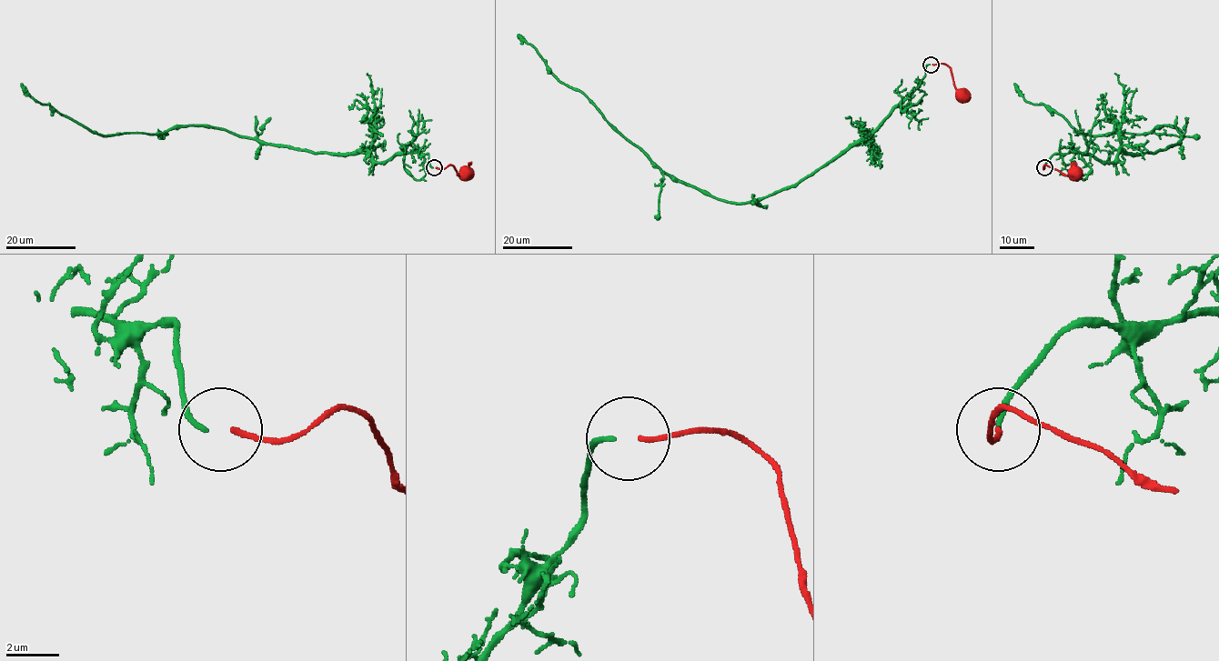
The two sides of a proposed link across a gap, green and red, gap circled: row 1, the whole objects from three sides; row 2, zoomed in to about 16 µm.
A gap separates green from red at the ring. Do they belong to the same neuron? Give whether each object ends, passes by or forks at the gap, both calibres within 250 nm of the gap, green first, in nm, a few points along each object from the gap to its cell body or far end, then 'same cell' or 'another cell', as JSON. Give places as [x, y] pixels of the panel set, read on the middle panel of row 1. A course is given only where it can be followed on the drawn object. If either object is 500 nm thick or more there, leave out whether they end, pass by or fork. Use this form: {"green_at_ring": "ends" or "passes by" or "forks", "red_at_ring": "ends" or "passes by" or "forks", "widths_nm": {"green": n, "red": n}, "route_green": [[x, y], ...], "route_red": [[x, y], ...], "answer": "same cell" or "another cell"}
{"green_at_ring": "ends", "red_at_ring": "ends", "widths_nm": {"green": 180, "red": 200}, "route_green": [[929, 65], [915, 89], [864, 141], [795, 184], [732, 203], [672, 179], [517, 35]], "route_red": [[932, 65], [942, 64], [949, 67], [956, 97], [961, 97]], "answer": "same cell"}

